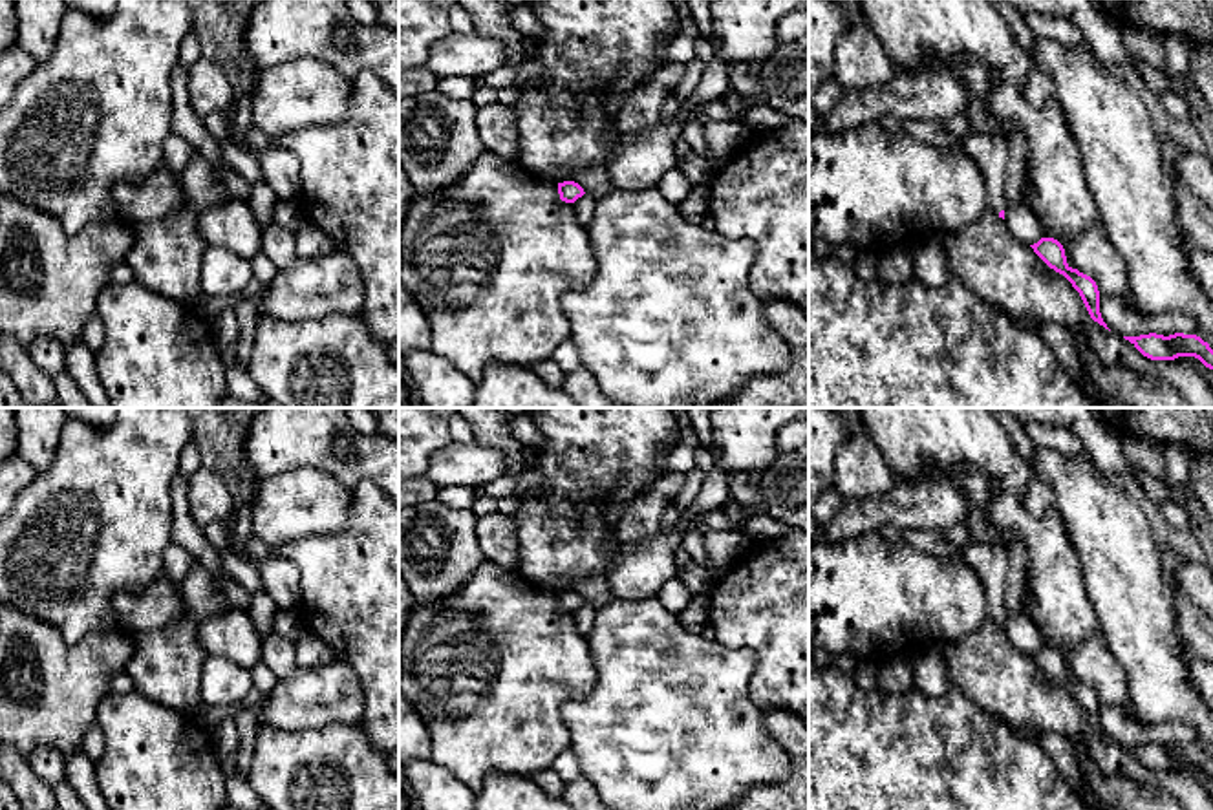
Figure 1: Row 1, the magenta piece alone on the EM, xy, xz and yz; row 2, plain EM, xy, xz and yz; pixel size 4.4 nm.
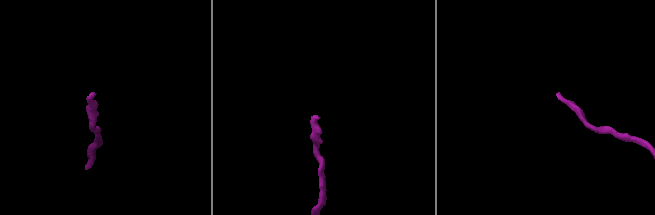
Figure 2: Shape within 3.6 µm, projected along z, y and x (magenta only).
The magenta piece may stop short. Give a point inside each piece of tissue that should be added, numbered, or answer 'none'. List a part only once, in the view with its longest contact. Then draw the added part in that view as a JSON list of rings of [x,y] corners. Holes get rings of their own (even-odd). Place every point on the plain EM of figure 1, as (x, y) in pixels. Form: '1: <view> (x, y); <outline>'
1: yz (990, 562); [[[968,539],[964,545],[959,547],[959,560],[979,572],[988,602],[988,618],[992,618],[997,623],[1001,620],[1006,620],[1006,549]]]

